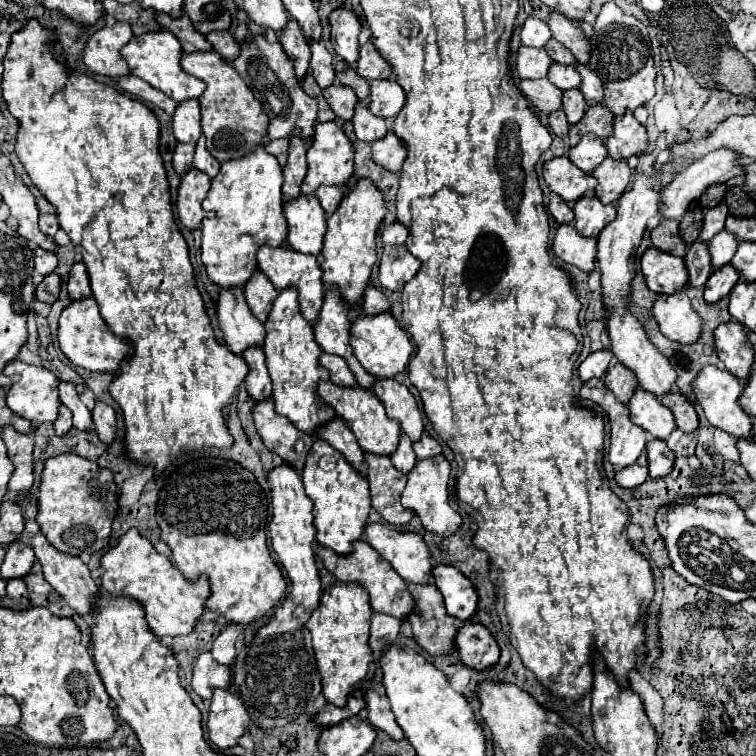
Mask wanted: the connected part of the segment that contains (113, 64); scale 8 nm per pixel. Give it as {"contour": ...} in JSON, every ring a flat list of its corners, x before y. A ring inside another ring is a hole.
{"contour":[[116,22,94,32,82,50,82,60,94,74,126,76,128,64,120,56,120,48,132,38,128,22]]}

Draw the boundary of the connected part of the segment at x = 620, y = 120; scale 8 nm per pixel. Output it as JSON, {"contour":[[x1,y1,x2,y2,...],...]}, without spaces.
{"contour":[[630,110,620,116,614,116,614,130,606,138,608,156,630,158,632,154,640,154,648,148,646,138,646,128,634,118]]}

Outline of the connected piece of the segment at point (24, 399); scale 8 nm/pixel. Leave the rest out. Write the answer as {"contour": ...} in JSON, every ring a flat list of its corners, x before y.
{"contour":[[12,360,12,362,8,362,8,366,4,366,4,376,8,376,12,380,12,386,6,390,6,402,14,414,30,420,32,424,56,420,54,422,56,434,58,436,68,434,68,430,72,428,72,414,66,406,60,406,60,400,58,400,58,382,60,380,50,370,46,370,42,366,30,366,20,360]]}

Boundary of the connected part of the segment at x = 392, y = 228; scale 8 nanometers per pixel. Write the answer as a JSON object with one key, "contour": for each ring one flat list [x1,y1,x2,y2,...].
{"contour":[[394,222,394,224,388,224,382,228,382,242,384,244,404,244,406,238,408,238,408,230,400,222]]}

